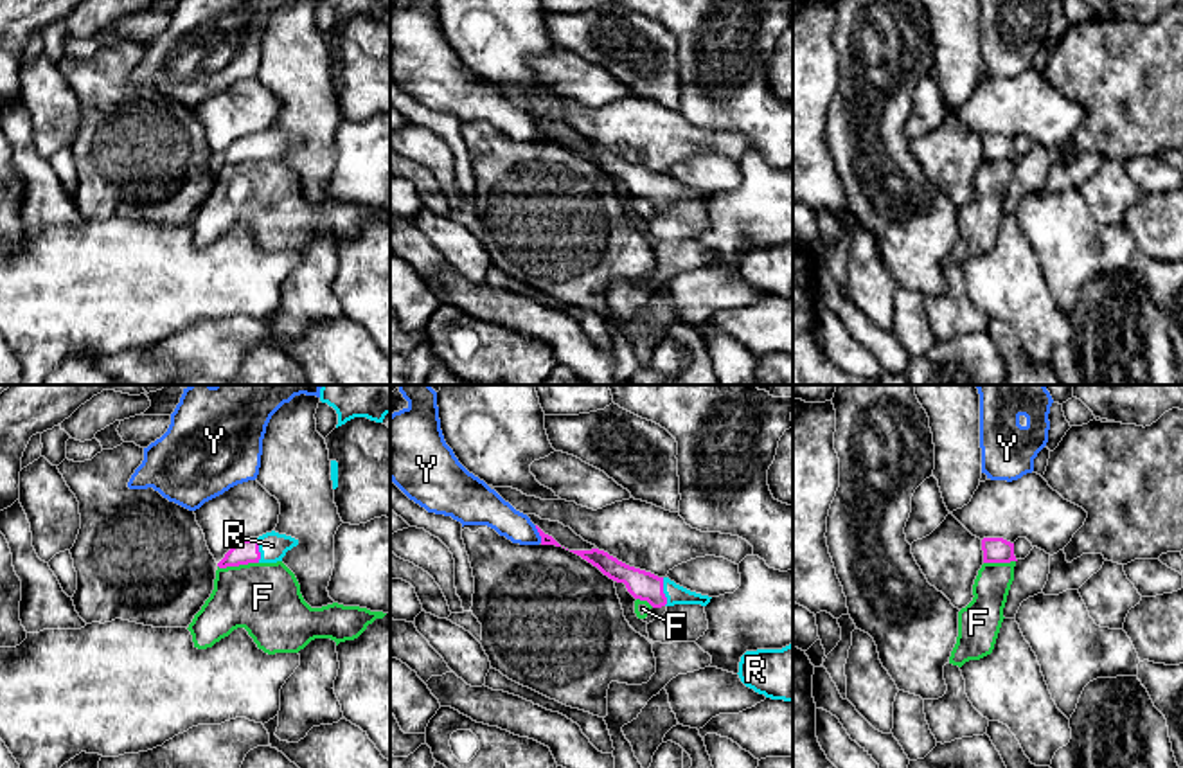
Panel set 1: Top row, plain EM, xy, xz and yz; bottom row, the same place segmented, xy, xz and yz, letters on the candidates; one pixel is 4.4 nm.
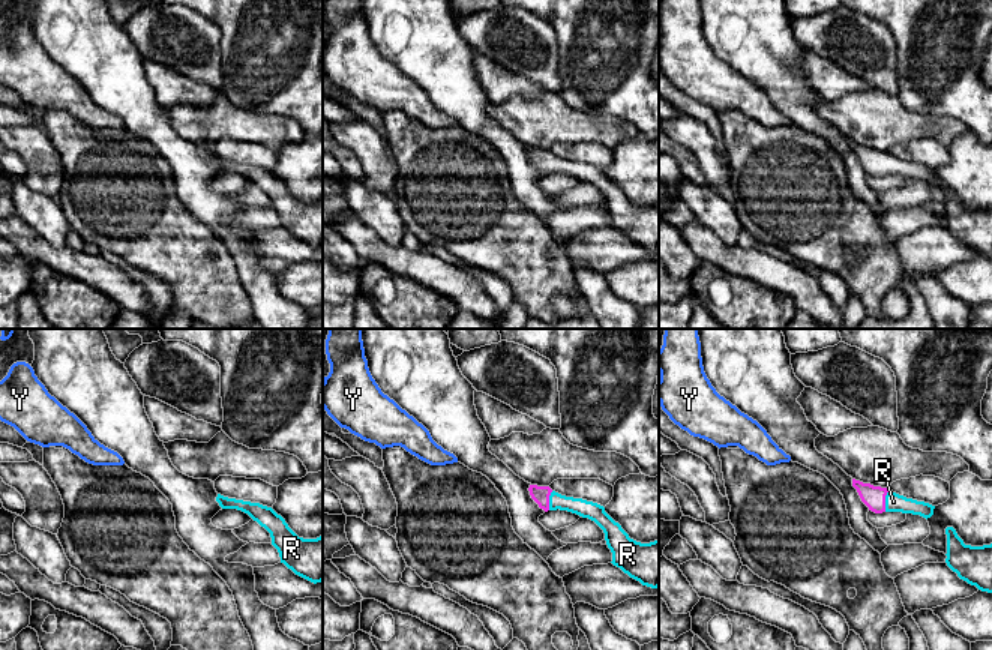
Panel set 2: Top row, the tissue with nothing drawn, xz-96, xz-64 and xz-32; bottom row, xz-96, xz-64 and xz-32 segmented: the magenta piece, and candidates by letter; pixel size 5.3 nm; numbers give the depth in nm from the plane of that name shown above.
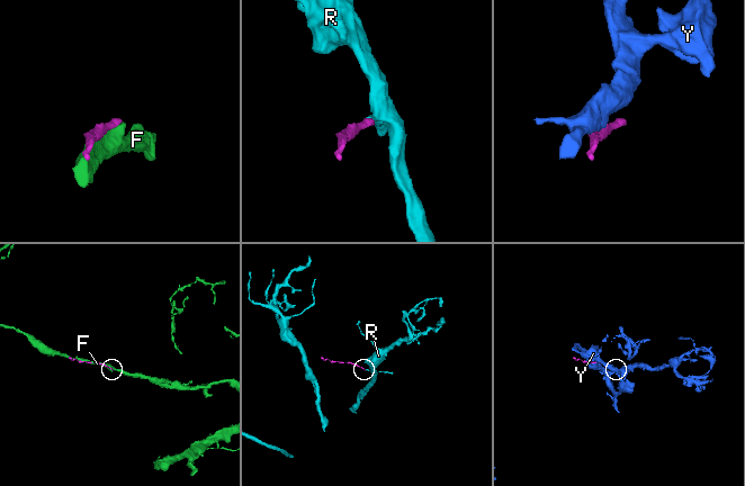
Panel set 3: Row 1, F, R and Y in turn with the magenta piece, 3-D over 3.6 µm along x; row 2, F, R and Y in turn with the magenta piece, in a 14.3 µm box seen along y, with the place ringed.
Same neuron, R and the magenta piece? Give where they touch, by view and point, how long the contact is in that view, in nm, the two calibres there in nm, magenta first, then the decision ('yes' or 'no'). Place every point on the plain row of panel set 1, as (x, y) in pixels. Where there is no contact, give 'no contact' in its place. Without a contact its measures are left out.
contact xz (662, 189); length 130 nm; calibres 130 and 90 nm; yes

